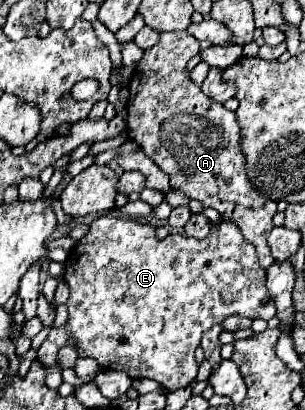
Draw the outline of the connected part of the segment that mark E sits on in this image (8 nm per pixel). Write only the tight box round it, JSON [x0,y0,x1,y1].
[37,217,275,391]

